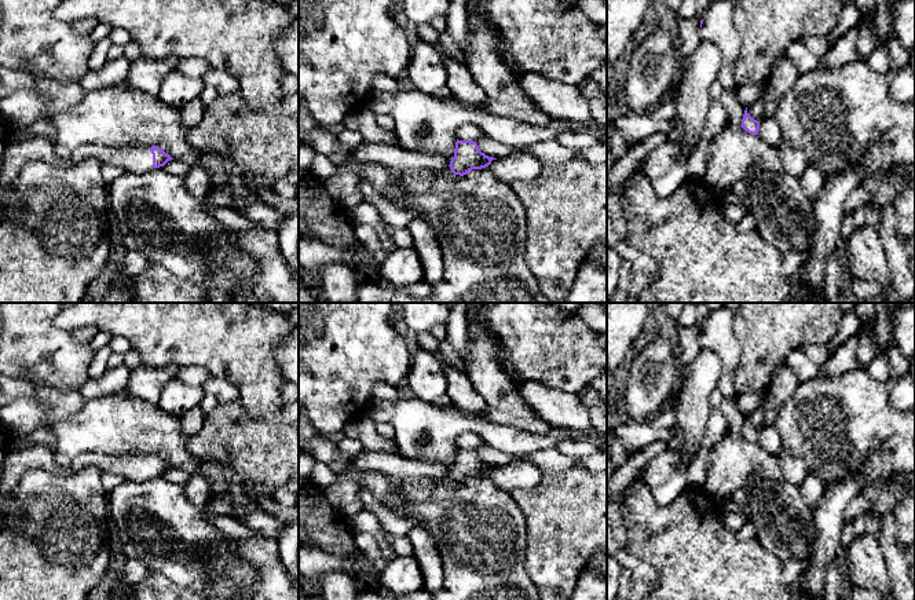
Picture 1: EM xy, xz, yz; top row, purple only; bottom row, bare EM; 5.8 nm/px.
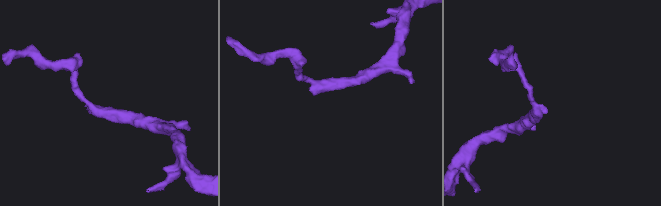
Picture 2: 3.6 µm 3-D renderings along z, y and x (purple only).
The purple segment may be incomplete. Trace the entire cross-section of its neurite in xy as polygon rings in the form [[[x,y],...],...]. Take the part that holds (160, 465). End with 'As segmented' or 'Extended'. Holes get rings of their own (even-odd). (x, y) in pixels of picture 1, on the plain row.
[[[87,451],[77,456],[69,473],[88,465],[95,465],[102,471],[117,473],[125,480],[135,483],[142,483],[153,476],[164,475],[168,469],[173,468],[158,454],[150,456],[127,453],[120,456],[107,456]]]. Extended

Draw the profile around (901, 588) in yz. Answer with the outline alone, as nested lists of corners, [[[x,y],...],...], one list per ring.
[[[886,513],[881,520],[881,531],[876,538],[882,556],[886,561],[890,579],[889,600],[915,600],[915,583],[909,577],[909,563],[904,557],[904,546],[896,537],[896,520]]]

